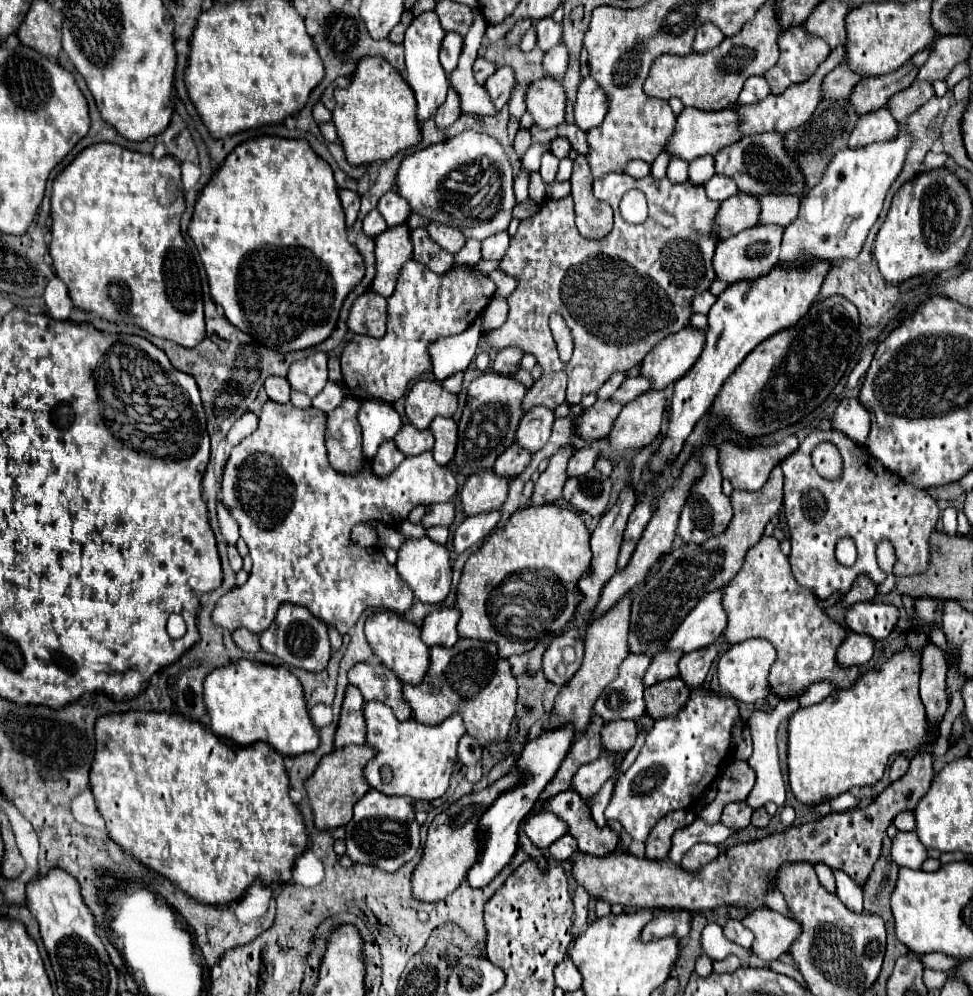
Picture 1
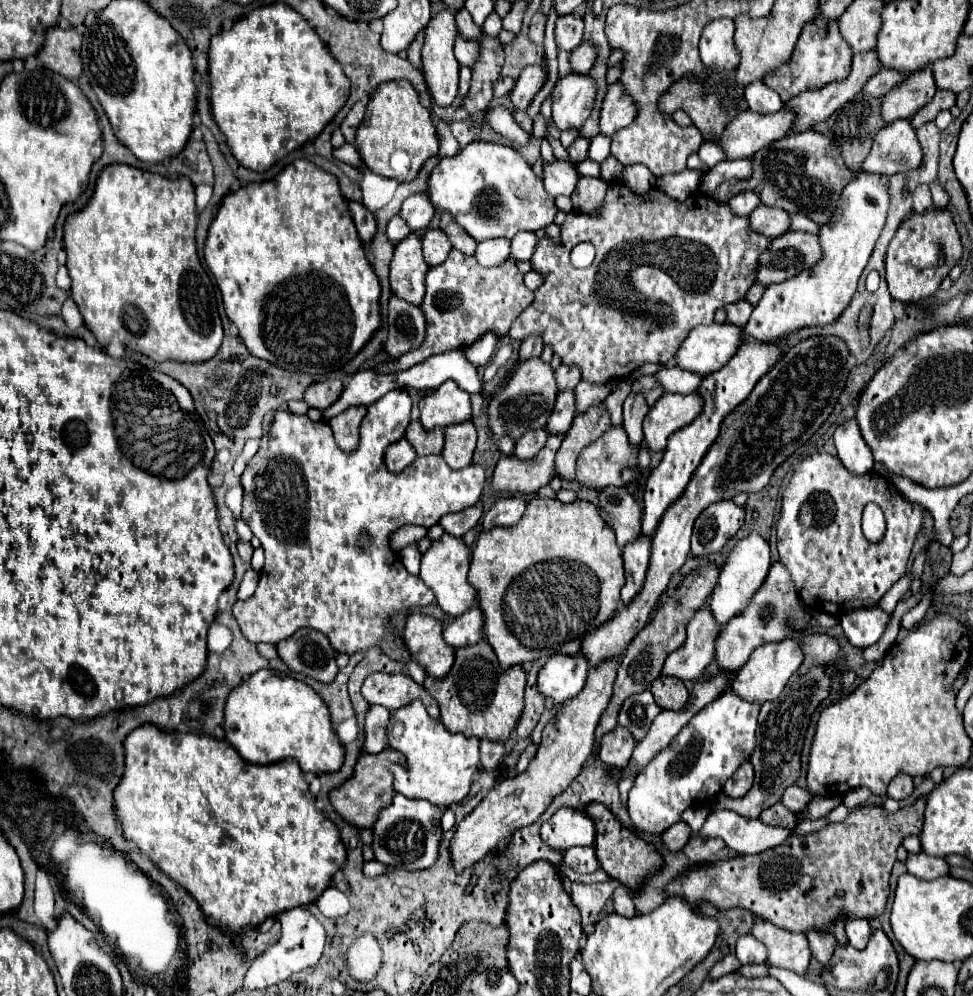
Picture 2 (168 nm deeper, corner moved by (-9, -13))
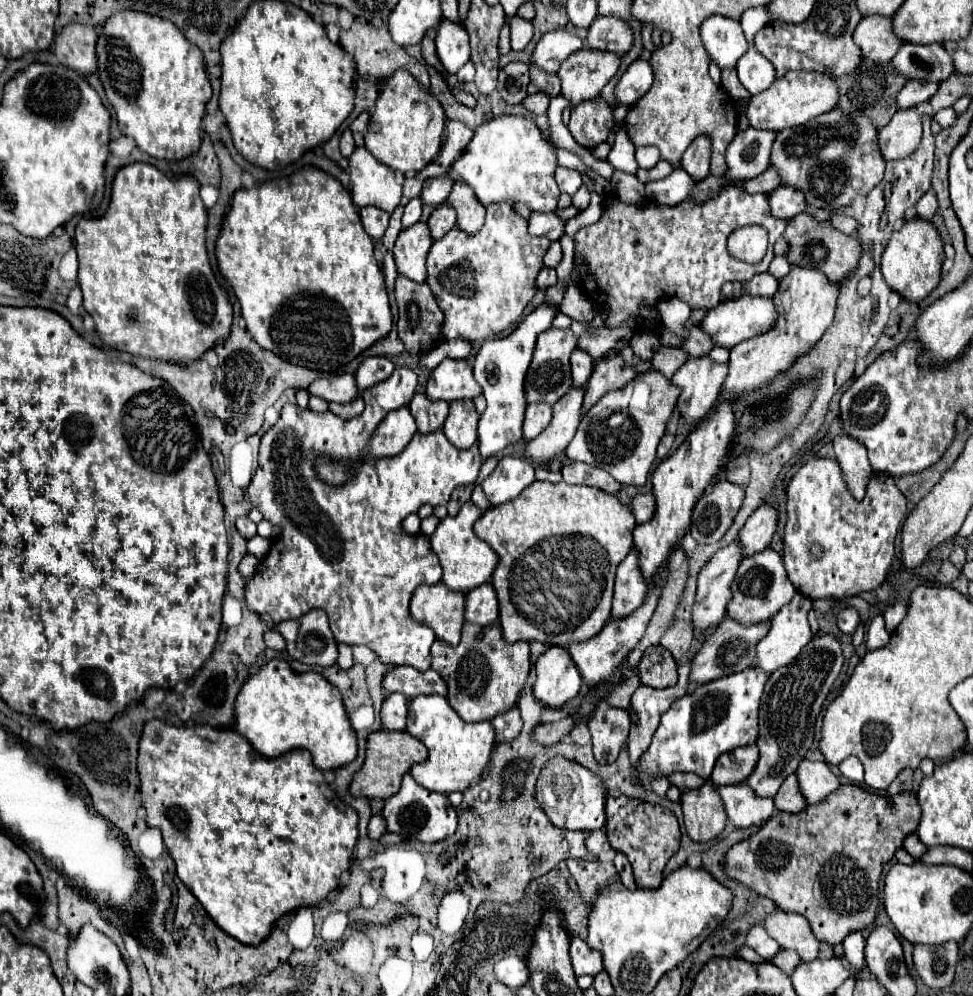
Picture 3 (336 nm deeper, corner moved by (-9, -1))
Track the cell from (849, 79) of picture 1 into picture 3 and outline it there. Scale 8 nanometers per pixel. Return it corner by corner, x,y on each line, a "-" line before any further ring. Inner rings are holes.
901,44
891,64
895,72
915,80
941,82
953,74
951,56
947,56
943,44

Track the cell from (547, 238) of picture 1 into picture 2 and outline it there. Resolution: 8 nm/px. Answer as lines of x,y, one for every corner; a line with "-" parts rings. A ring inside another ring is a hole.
613,182
605,194
603,200
603,212
599,212
599,216
587,216
581,212
569,212
563,226
561,226
561,246
553,244
553,240
549,240
547,236
539,240
535,254
533,254
533,270
541,272
545,276
545,284
541,288
535,290
535,300
519,314
519,318
513,322
509,336
513,340
525,340
531,334
541,334
543,342
551,342
555,354
559,354
563,358
563,364
579,364
583,378
591,380
591,382
605,382
609,378
627,378
631,376
639,366
647,364
647,362
663,362
669,364
675,358
675,348
679,348
679,344
683,344
683,340
687,338
687,334
699,326
699,324
713,324
713,316
715,310
721,308
723,304
731,304
737,300
743,300
747,296
747,290
751,288
753,280
755,280
755,270
759,266
759,254
765,252
771,244
771,238
763,238
759,234
755,234
755,230
751,230
749,226
749,216
735,216
735,212
731,212
731,208
727,208
725,202
715,202
713,198
707,198
705,194
693,194
693,202
685,200
673,200
663,192
649,192
647,196
637,196
633,194
623,182
-
579,242
591,242
597,250
597,256
593,260
593,264
589,268
575,268
569,260
571,250
579,244

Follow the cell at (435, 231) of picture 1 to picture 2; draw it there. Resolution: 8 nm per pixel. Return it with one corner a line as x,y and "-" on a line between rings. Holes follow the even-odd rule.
447,212
441,214
441,230
447,234
447,238
451,240
453,248
463,252
465,256
475,254
477,242
471,240
471,236
467,232
463,232
463,228
459,228
459,224
455,224
455,220
451,220
451,216
447,216

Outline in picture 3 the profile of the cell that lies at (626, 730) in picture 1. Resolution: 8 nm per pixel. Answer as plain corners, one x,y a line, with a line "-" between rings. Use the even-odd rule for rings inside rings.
601,700
589,720
589,730
593,736
595,760
599,764
611,764
617,760
629,736
629,714

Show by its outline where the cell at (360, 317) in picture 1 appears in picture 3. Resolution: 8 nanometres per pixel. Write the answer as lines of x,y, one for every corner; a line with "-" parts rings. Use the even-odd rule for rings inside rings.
397,276
395,282
395,300
399,306
399,320
397,320
397,332
399,338
405,344
405,350
411,354
423,354
427,350
437,348
443,340
443,336
439,336
439,324
443,322
443,312
439,310
435,298
431,296
431,290
427,288
427,284
415,284
405,276

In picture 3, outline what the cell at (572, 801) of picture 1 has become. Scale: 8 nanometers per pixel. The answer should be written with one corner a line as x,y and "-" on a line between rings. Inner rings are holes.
609,796
605,810
607,810
605,832
607,832
609,844
615,852
625,854
627,860
631,862
637,888
641,890
657,888
663,880
665,864
679,850
681,832
679,832
677,818
665,808
643,804
641,800
631,800
627,796
619,796
617,800

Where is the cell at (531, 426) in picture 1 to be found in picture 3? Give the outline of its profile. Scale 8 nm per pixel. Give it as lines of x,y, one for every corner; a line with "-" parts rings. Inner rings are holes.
575,350
571,354
571,378
573,378
573,388
581,388
587,384
589,376
593,372
593,358
587,356
587,352

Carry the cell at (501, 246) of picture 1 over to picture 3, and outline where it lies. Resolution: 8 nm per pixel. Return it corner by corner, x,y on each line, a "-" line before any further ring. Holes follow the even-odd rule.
533,212
527,218
527,234
529,236
547,236
549,240
559,240
563,236
565,224
559,220
557,212
543,214
543,212

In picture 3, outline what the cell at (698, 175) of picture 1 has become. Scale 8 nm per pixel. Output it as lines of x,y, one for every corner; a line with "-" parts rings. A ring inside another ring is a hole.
755,128
739,132
727,148
725,154
727,170
723,178
727,180
755,178
759,176
759,172
765,172
769,166
773,140
775,140
775,132
763,132

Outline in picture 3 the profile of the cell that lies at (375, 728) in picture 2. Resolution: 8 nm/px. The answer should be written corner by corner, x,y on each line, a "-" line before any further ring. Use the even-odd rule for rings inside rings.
391,694
385,698
381,706
381,724
389,732
401,732
405,730
407,720
407,698
399,694

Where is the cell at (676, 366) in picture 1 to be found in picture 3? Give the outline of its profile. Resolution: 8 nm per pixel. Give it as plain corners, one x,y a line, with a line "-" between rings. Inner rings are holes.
741,296
741,298
725,300
717,308
709,310
705,314
705,318
701,320
701,332
705,336
709,336
715,346
733,348
735,344
739,344
739,340
747,340
747,338
757,336
759,332
765,332
767,328
771,328
771,322
775,322
775,310
771,308
769,298

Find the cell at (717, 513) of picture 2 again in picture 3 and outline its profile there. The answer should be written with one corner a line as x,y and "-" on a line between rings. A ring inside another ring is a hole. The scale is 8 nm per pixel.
725,478
711,486
695,504
689,534
699,544
715,544
731,526
743,504
745,490

